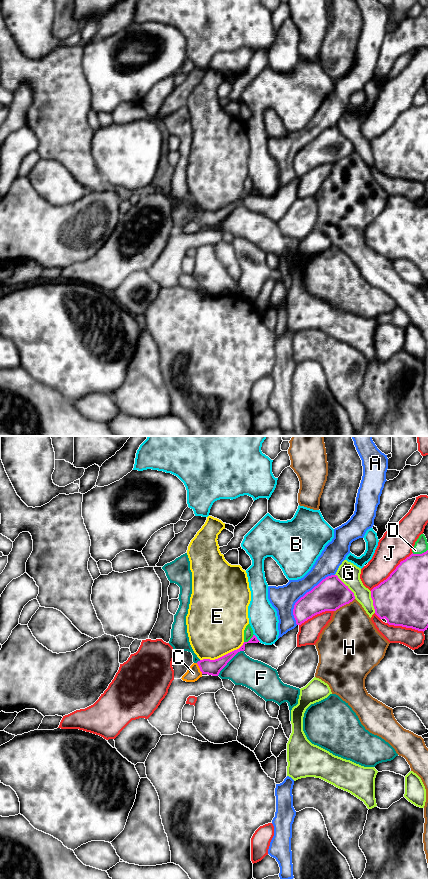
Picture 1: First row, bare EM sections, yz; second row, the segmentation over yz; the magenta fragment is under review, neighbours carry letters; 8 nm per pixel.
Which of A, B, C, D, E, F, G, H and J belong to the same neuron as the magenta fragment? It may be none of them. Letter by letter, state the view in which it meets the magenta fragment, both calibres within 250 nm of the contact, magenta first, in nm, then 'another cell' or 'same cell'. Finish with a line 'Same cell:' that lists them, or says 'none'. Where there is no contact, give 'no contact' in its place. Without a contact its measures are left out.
A: meets magenta in yz; 260 nm thick on the magenta side, 200 nm on the other; another cell
B: meets magenta in yz; 50 nm thick on the magenta side, 240 nm on the other; another cell
C: meets magenta in yz; 130 nm thick on the magenta side, 110 nm on the other; same cell
D: meets magenta in yz; 320 nm thick on the magenta side, 110 nm on the other; another cell
E: meets magenta in yz; 130 nm thick on the magenta side, 460 nm on the other; another cell
F: meets magenta in yz; 130 nm thick on the magenta side, 240 nm on the other; another cell
G: meets magenta in yz; 260 nm thick on the magenta side, 170 nm on the other; another cell
H: meets magenta in yz; 260 nm thick on the magenta side, 380 nm on the other; another cell
J: meets magenta in yz; 420 nm thick on the magenta side, 260 nm on the other; another cell
Same cell: C

